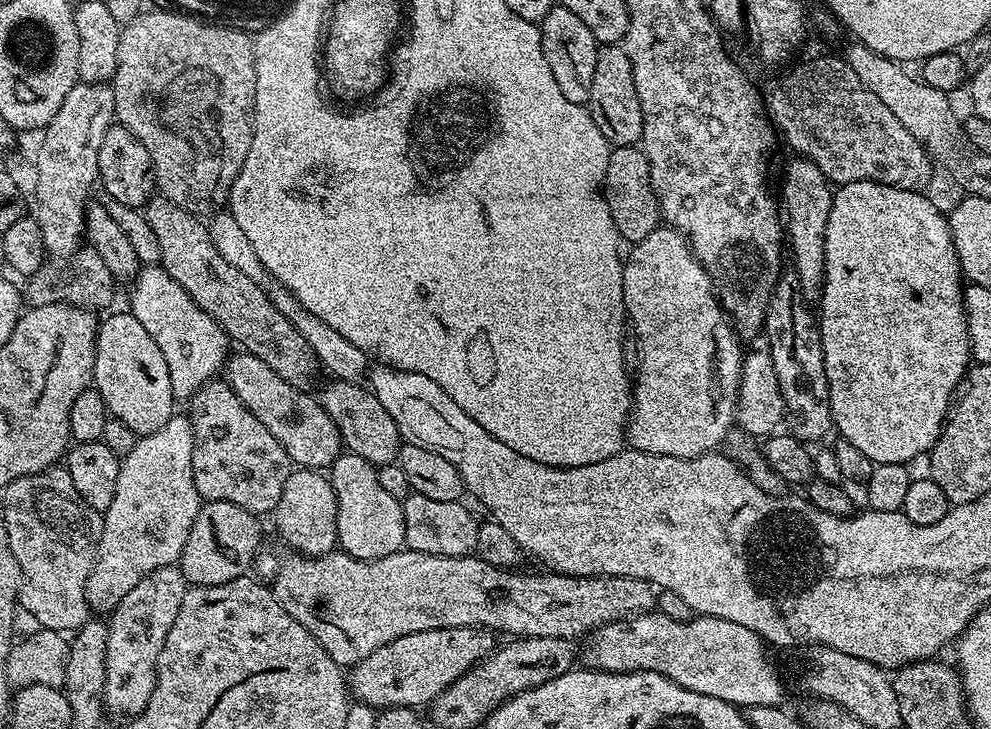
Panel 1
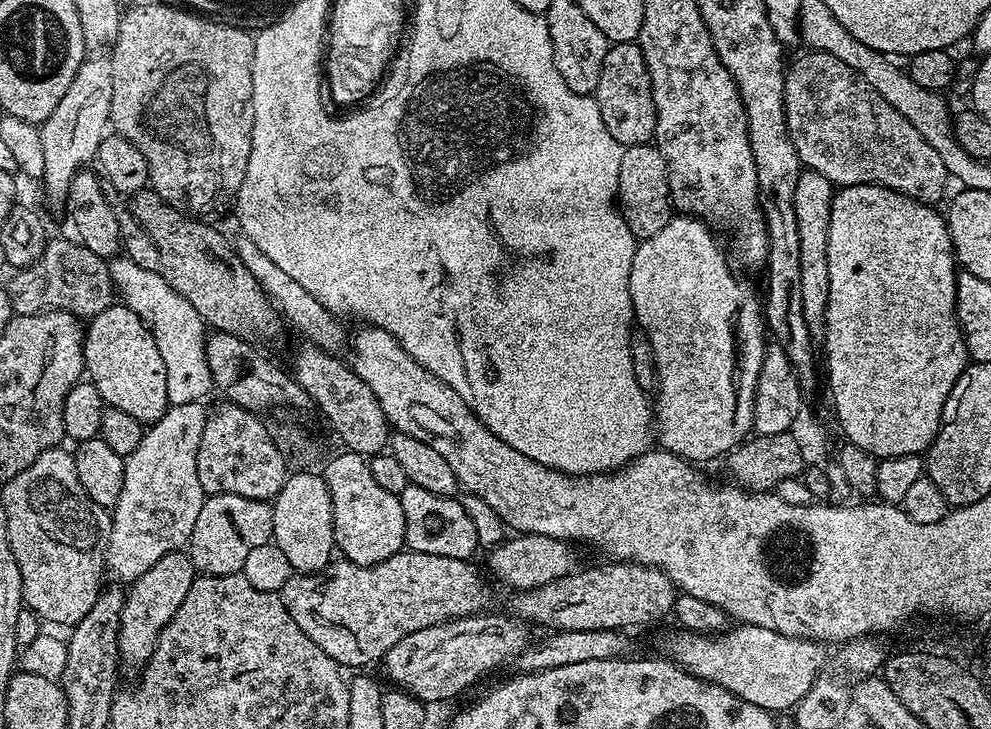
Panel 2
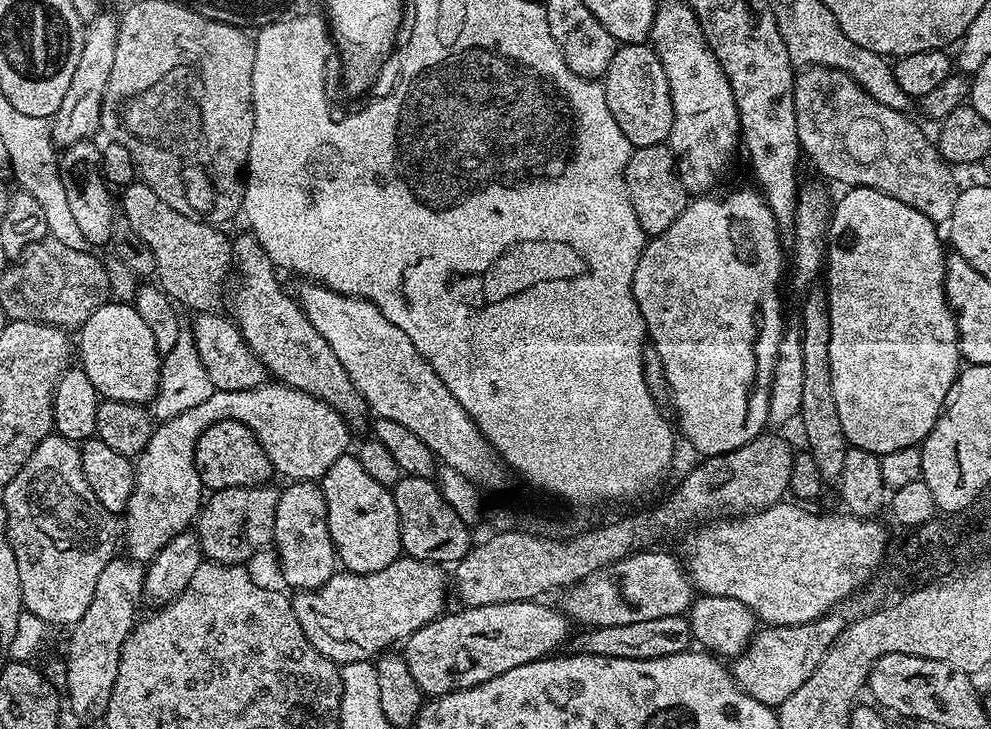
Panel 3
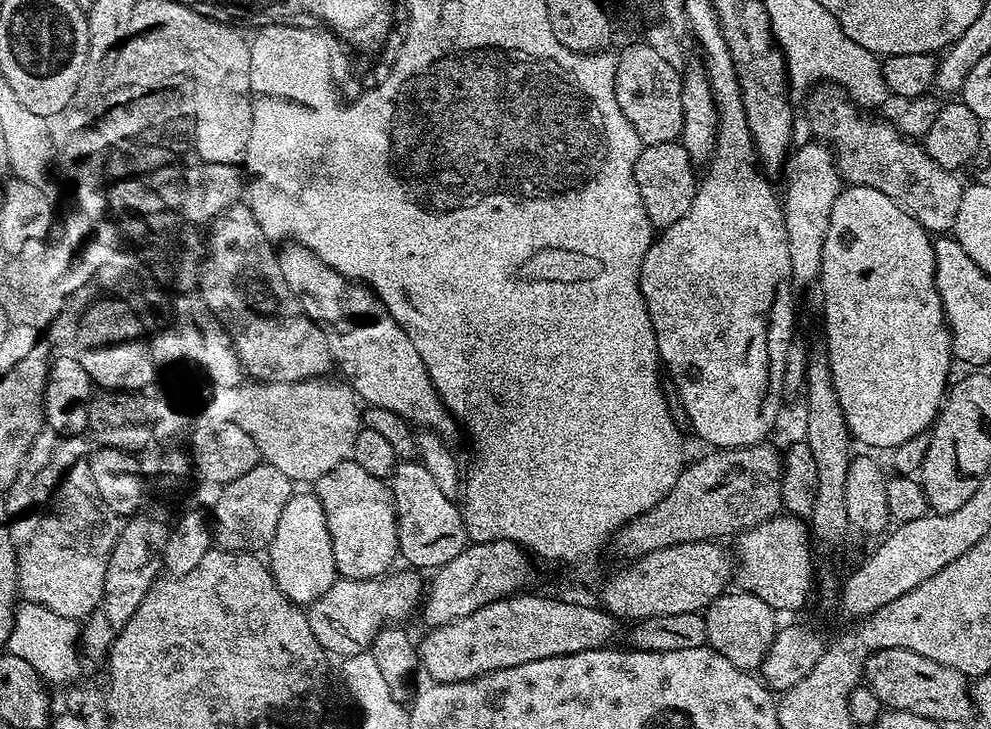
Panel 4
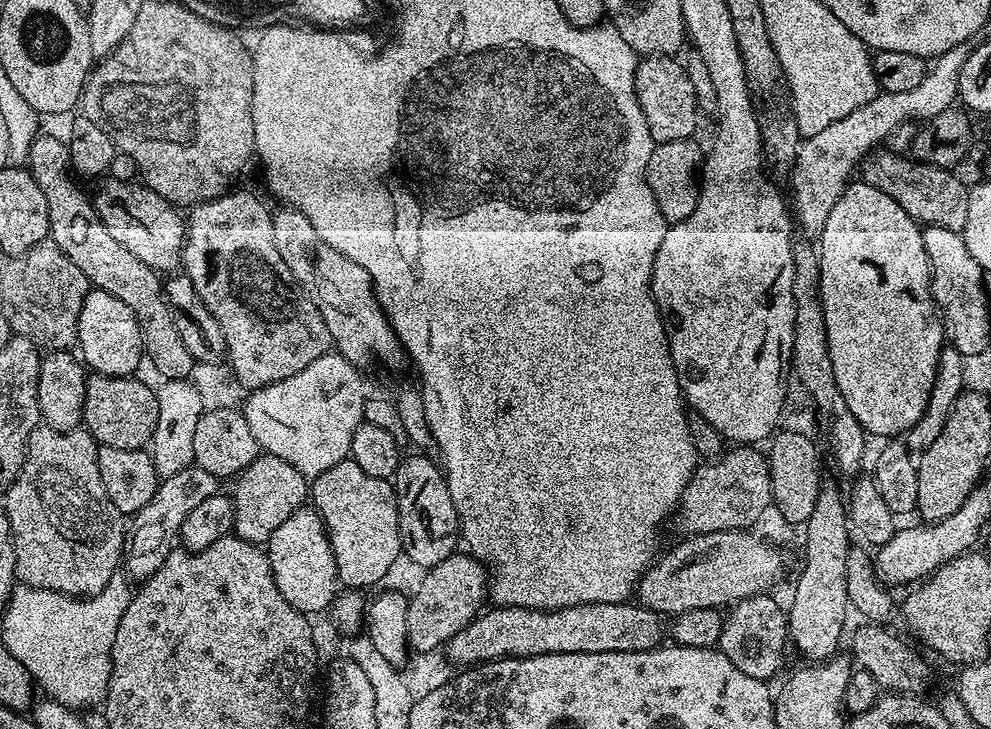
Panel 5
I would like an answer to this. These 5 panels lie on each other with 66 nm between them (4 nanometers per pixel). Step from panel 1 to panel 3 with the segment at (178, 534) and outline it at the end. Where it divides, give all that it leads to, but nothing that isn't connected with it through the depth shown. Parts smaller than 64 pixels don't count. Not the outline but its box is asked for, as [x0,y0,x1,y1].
[122,382,349,562]

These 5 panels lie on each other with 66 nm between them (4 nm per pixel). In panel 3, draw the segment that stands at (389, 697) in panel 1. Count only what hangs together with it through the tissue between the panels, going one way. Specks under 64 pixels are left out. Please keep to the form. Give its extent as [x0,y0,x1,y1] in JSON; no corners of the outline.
[403,600,570,698]

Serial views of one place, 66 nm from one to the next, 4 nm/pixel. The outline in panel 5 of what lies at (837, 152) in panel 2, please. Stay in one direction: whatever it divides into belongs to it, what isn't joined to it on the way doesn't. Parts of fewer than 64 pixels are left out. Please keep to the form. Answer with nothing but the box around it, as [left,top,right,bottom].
[858,150,968,233]

